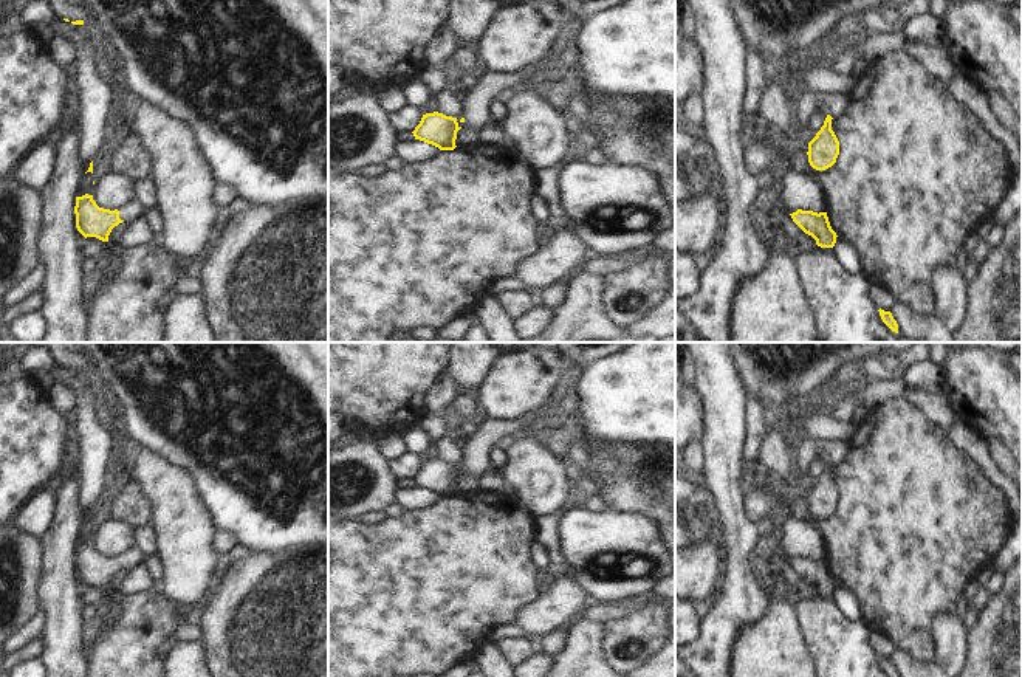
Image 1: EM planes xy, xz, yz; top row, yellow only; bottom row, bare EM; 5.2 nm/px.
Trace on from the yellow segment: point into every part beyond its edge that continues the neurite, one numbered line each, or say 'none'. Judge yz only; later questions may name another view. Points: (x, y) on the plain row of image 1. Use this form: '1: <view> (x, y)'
1: yz (779, 549)

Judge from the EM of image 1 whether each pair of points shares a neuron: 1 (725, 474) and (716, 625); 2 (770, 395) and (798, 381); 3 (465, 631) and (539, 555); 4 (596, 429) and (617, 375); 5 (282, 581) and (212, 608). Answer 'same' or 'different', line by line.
1: same
2: same
3: different
4: same
5: same

